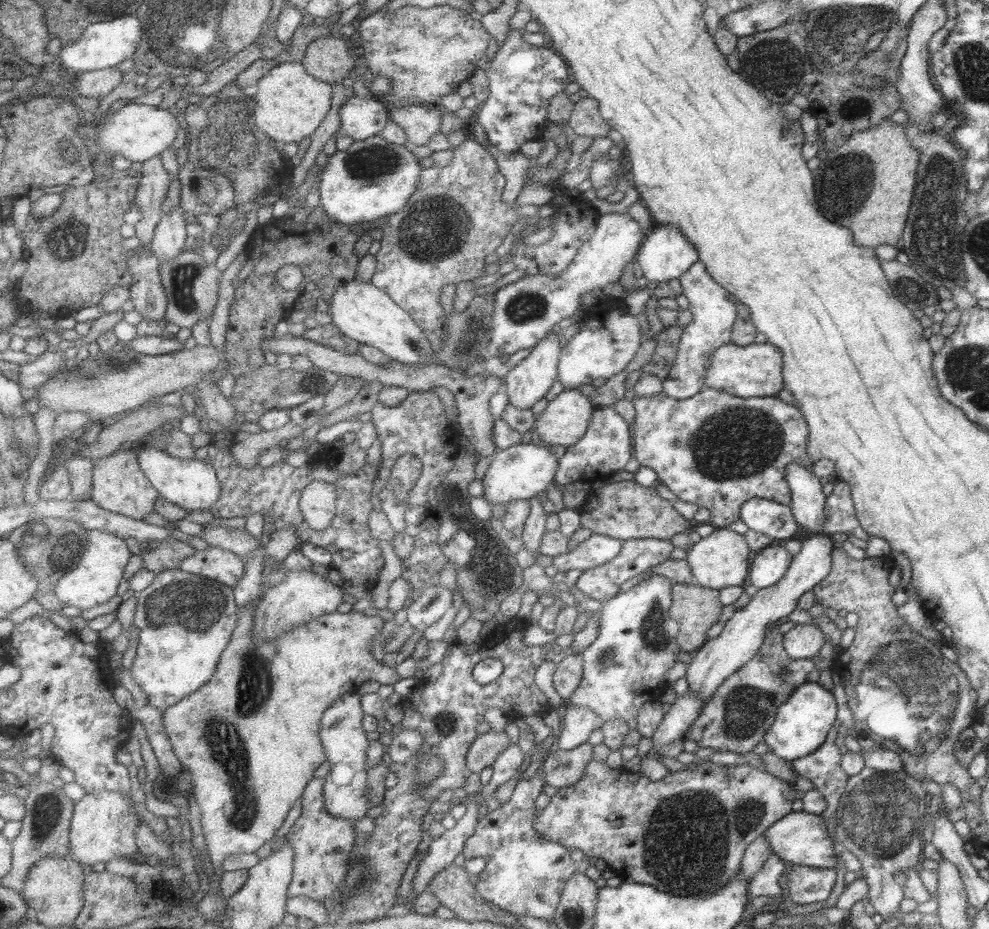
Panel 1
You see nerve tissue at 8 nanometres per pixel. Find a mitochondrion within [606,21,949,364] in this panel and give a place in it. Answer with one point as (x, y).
(840, 194)

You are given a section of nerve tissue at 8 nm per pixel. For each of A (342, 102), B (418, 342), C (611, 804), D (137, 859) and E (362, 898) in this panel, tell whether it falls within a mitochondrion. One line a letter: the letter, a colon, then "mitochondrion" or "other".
A: other
B: other
C: other
D: other
E: mitochondrion

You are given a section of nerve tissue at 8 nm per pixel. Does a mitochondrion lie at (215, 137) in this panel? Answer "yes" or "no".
yes

